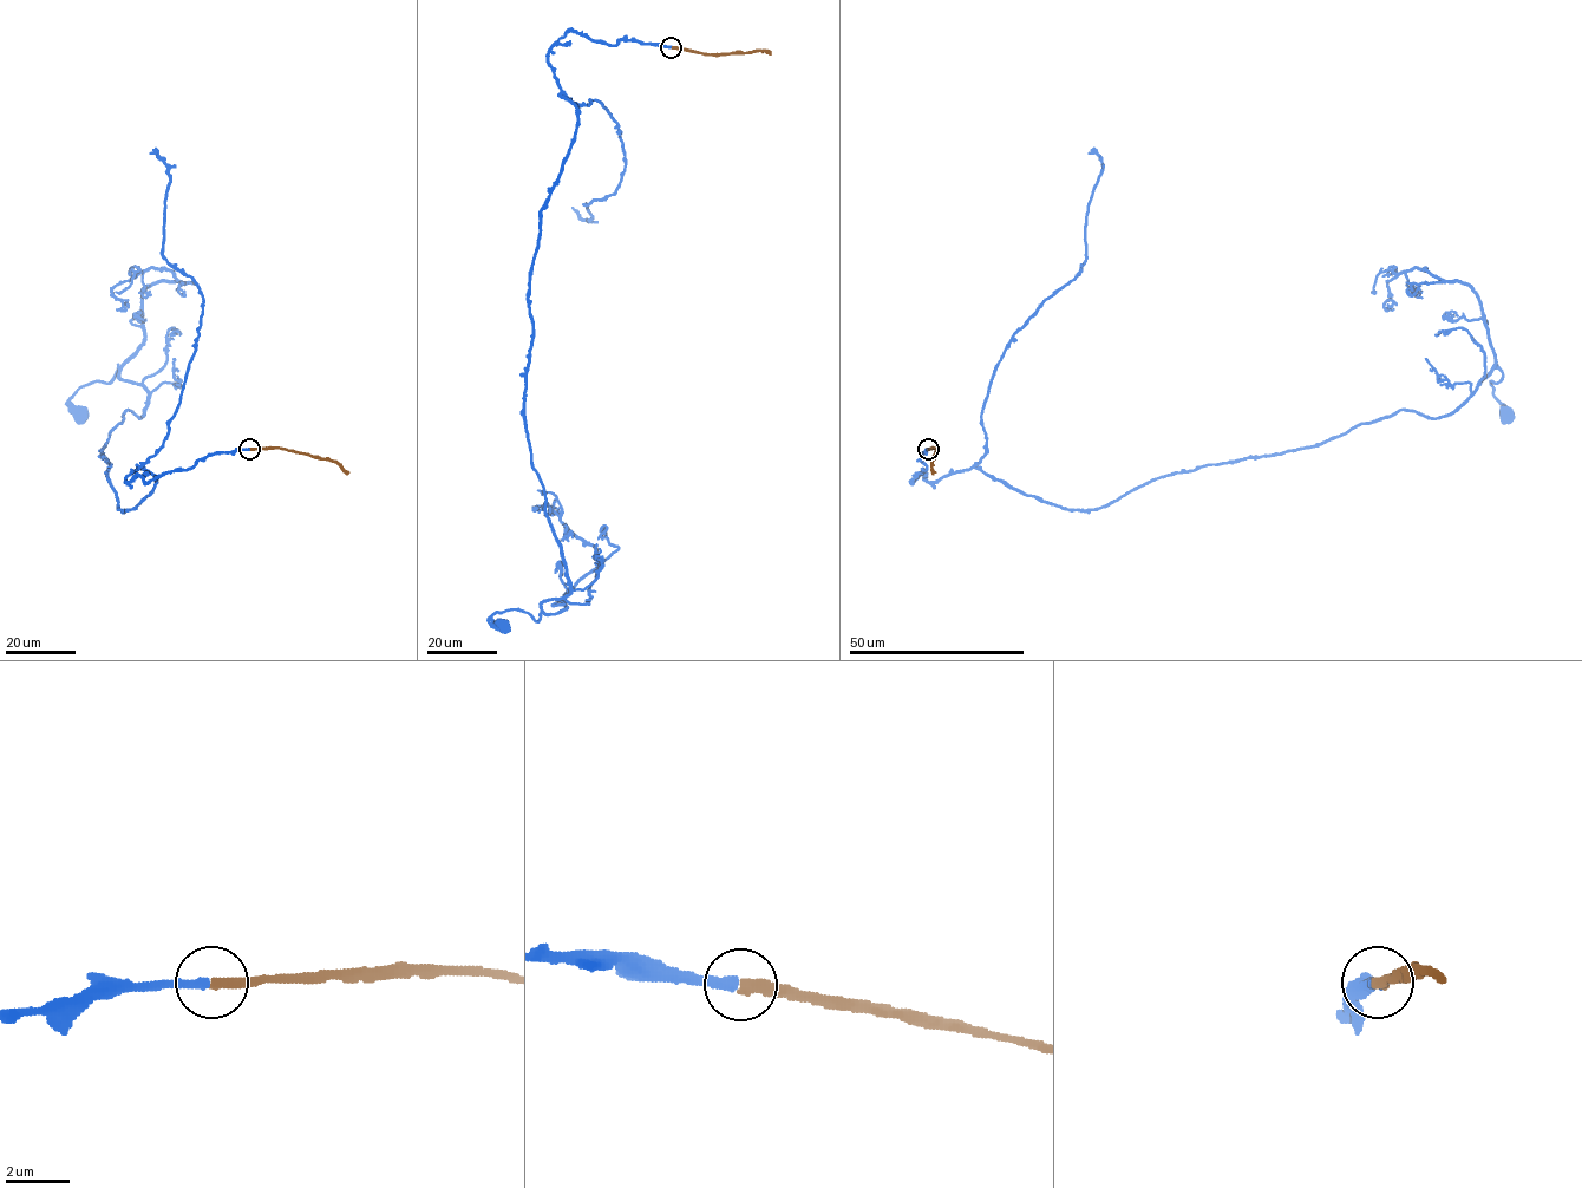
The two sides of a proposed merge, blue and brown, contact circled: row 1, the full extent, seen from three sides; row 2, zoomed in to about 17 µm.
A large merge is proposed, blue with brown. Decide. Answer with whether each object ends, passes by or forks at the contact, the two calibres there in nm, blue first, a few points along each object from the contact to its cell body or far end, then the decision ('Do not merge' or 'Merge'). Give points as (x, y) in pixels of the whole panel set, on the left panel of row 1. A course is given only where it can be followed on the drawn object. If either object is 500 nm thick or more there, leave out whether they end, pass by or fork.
At the ring blue ends. At the ring brown ends. Thickness 300 nm (blue) against 360 nm. Course of blue: (249, 449), (138, 467), (154, 490), (118, 509), (102, 450), (148, 391), (118, 367), (80, 415). Course of brown: (249, 449), (282, 448), (333, 461), (348, 471). Merge

